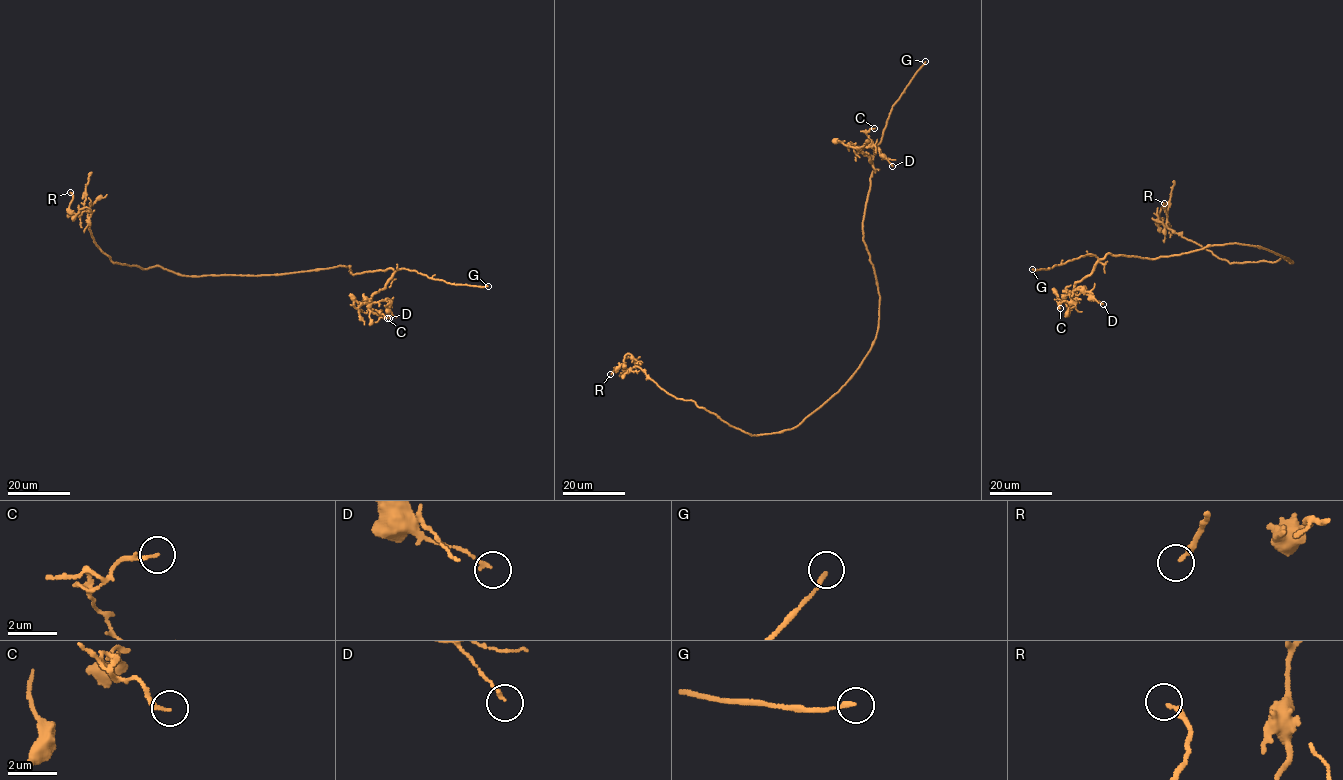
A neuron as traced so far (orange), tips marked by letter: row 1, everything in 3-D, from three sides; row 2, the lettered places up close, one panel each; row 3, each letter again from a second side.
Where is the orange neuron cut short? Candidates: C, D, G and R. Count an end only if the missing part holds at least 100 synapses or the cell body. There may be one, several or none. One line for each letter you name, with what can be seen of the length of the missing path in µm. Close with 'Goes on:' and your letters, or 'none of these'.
G: 50 µm
Goes on: G

